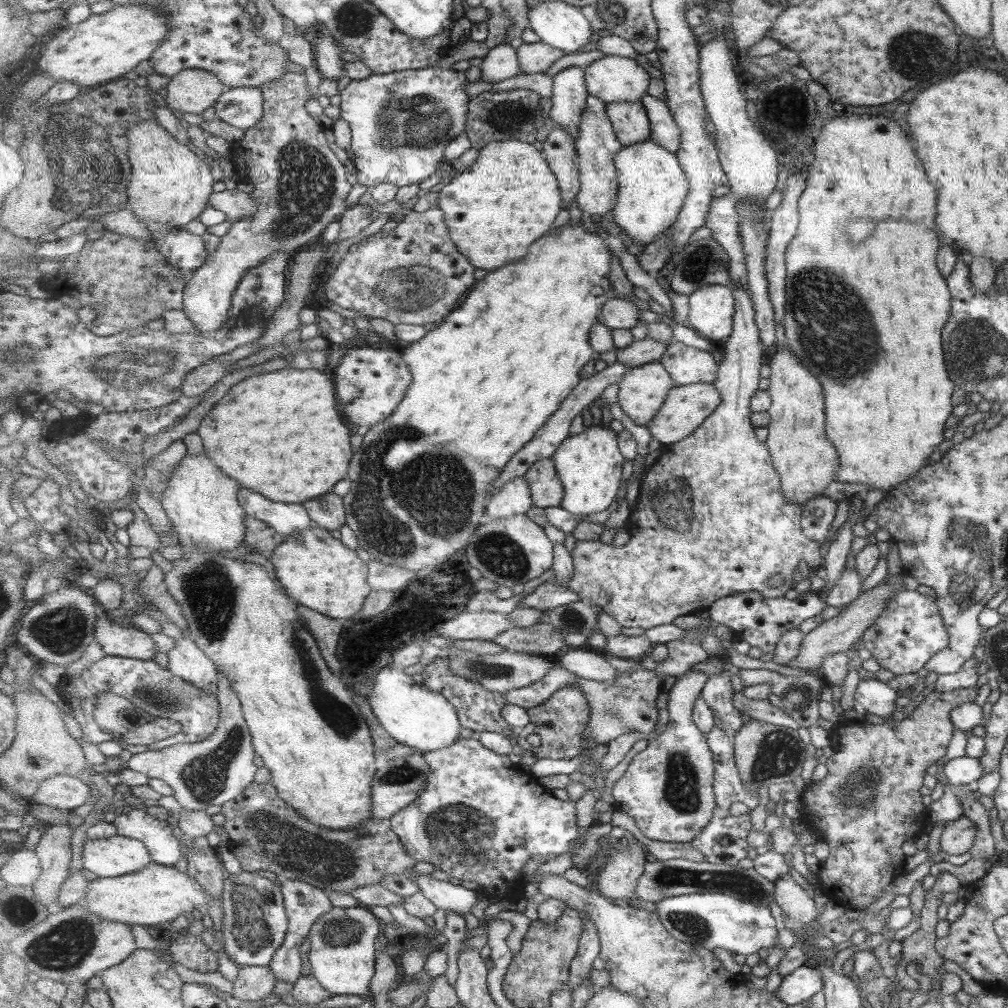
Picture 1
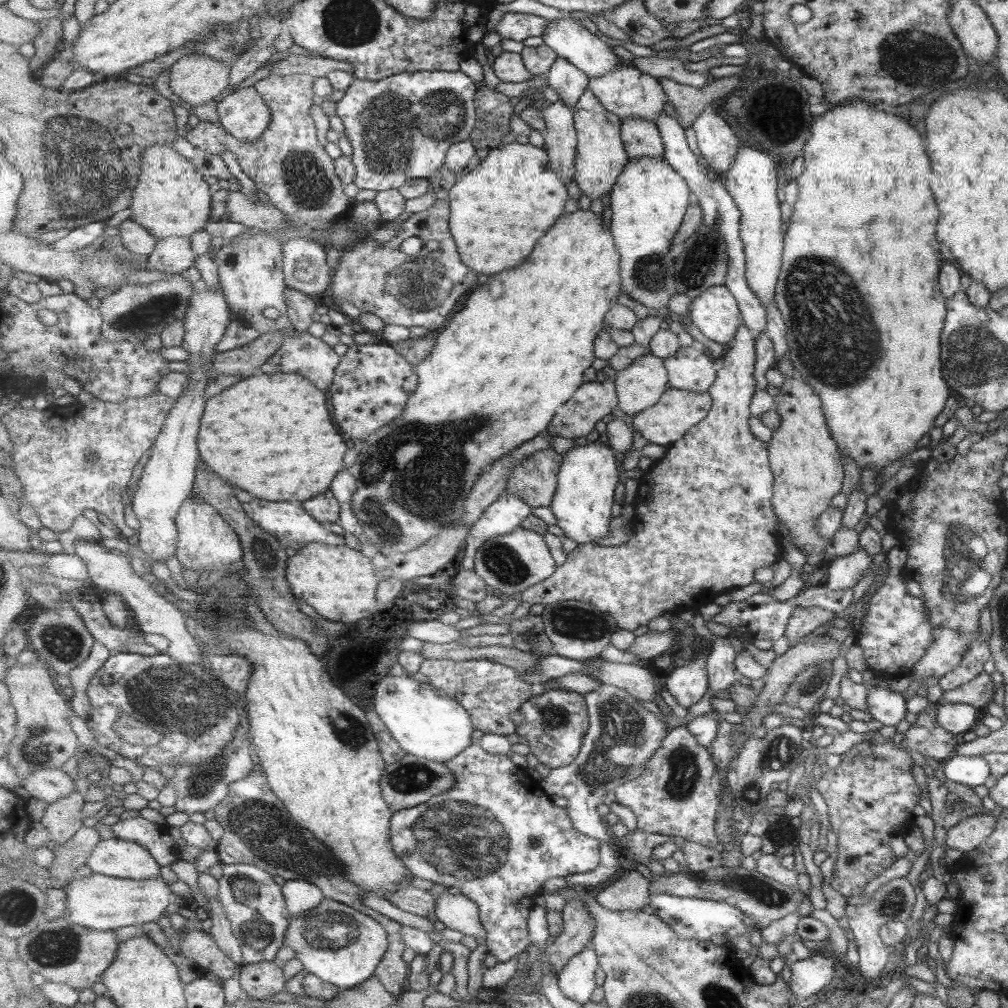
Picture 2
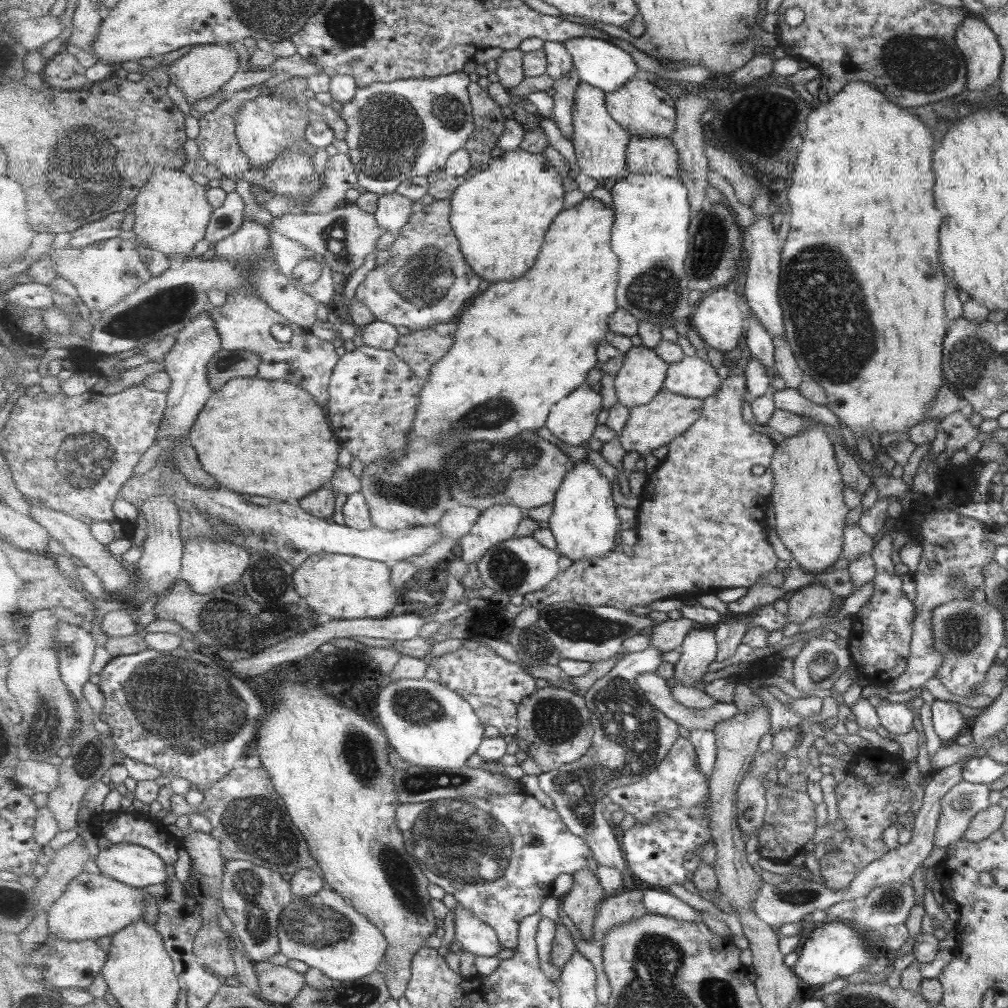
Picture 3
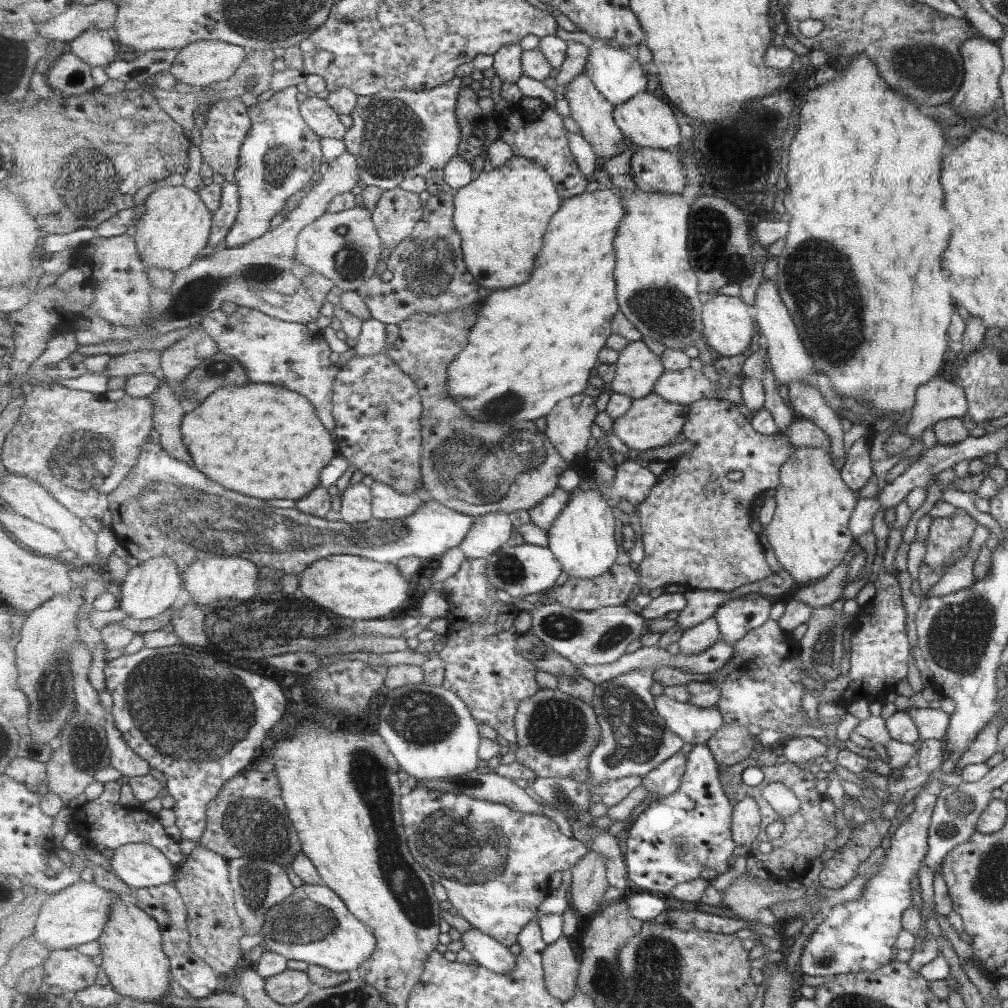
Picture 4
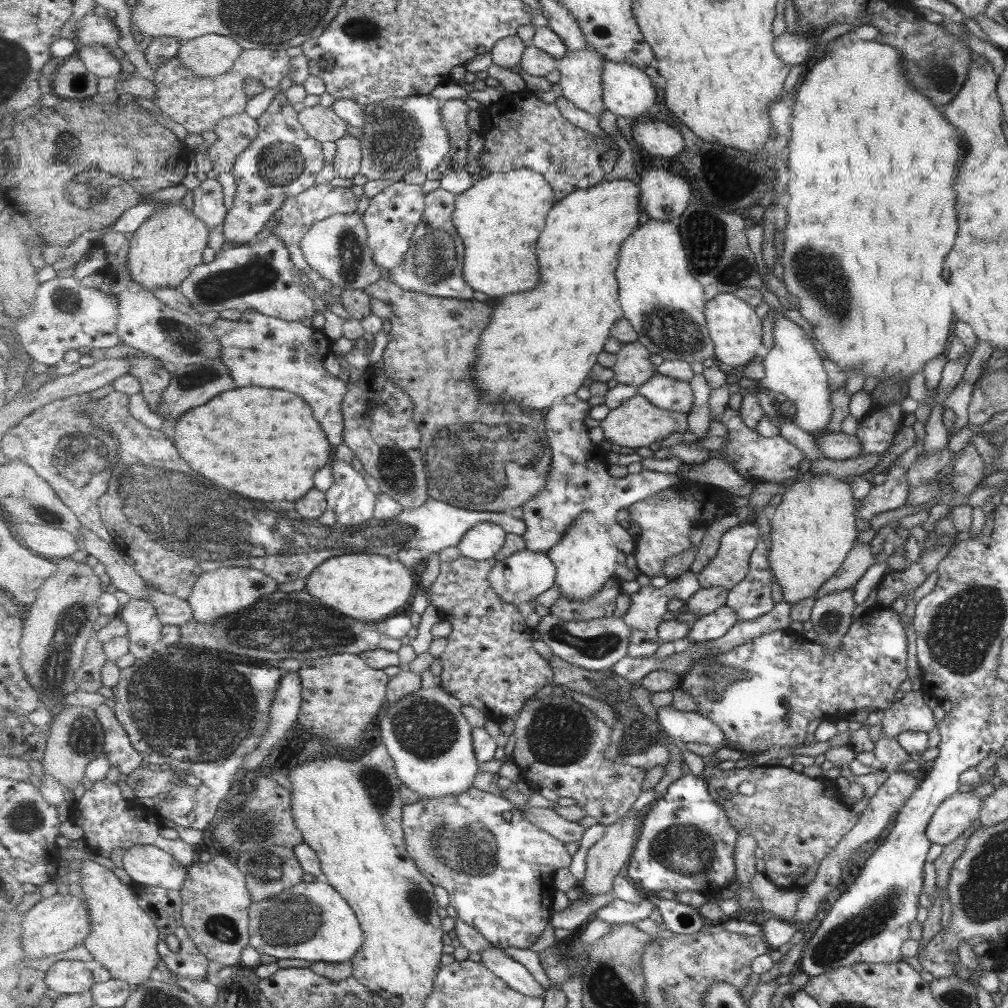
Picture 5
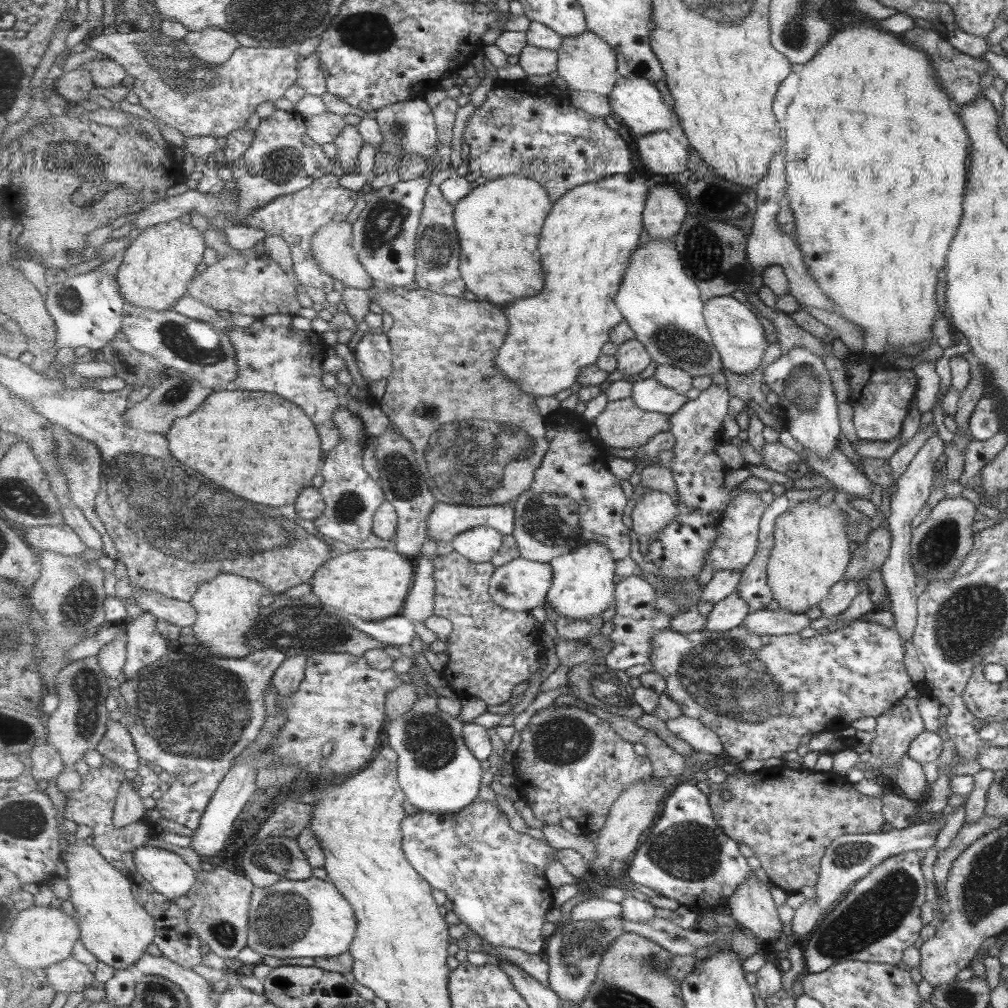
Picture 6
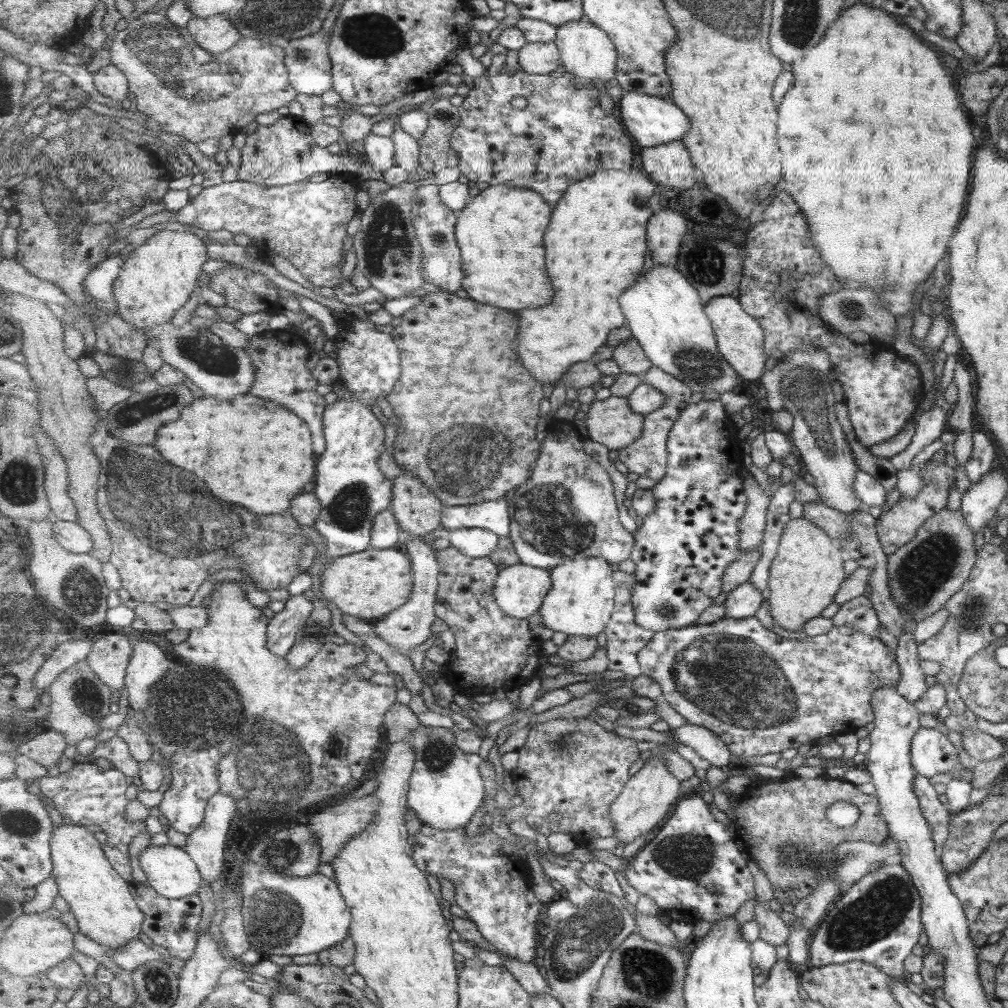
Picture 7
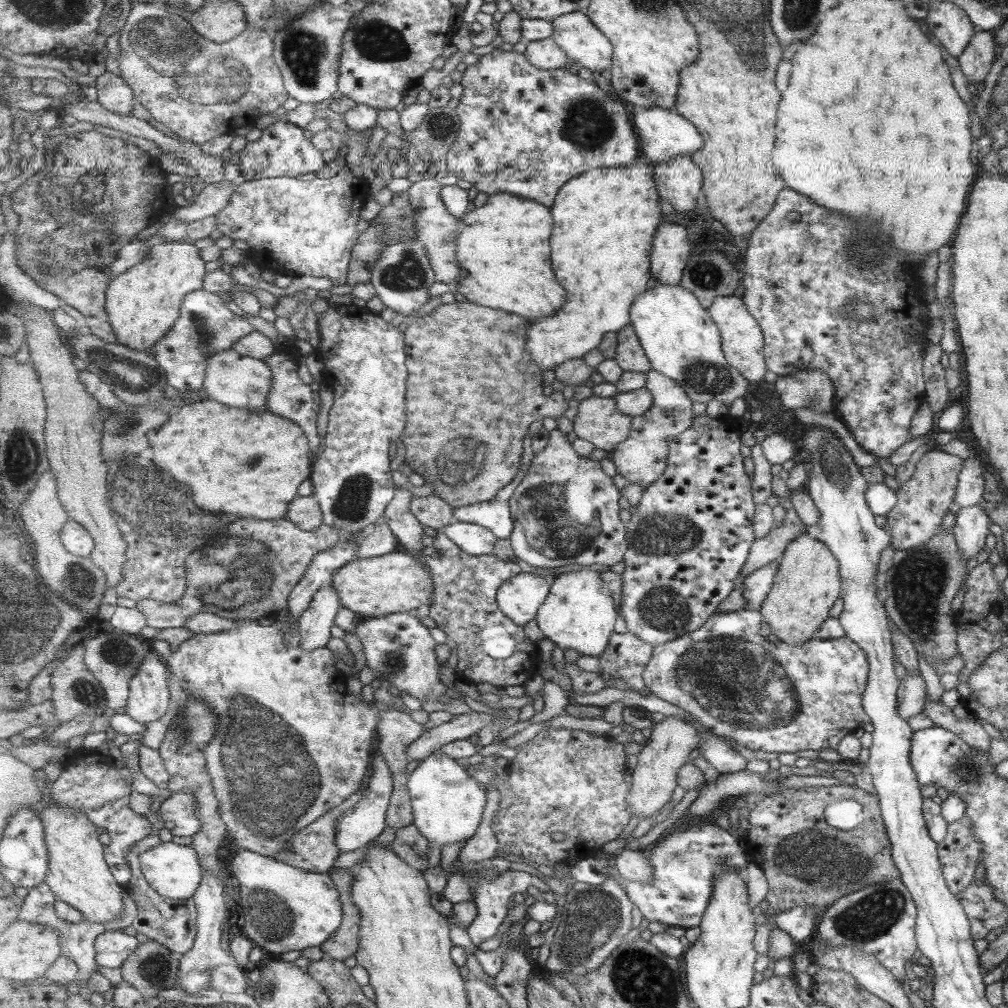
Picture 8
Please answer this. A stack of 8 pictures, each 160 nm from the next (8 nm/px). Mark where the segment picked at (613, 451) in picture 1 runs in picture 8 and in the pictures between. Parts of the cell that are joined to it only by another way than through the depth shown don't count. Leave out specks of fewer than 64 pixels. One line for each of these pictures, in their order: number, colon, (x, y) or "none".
2: (585, 502)
3: (585, 524)
4: (584, 539)
5: (586, 558)
6: (583, 588)
7: (582, 602)
8: (581, 612)

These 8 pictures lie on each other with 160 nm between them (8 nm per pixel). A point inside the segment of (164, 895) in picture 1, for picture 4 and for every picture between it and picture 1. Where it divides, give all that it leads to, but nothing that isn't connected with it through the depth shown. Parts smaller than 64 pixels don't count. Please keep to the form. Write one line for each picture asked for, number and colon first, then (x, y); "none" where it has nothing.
2: (96, 901)
3: (95, 905)
4: (78, 914)

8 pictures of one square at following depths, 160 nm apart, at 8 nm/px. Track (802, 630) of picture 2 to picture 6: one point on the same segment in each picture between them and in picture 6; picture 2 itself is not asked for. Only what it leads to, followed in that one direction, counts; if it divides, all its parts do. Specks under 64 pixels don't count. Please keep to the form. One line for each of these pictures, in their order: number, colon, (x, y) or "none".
3: (811, 599)
4: (823, 592)
5: (859, 559)
6: (869, 555)

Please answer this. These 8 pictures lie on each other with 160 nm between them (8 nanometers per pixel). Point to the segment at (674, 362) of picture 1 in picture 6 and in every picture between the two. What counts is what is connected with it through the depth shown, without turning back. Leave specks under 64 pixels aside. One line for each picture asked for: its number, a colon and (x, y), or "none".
2: (690, 369)
3: (694, 377)
4: (688, 386)
5: (664, 391)
6: (651, 395)

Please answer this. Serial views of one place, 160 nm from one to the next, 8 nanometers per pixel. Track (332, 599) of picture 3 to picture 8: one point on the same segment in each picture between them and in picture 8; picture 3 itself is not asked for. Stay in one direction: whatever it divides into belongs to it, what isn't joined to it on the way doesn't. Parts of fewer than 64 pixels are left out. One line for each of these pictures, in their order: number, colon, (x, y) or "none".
4: (352, 586)
5: (370, 587)
6: (372, 583)
7: (370, 585)
8: (396, 583)

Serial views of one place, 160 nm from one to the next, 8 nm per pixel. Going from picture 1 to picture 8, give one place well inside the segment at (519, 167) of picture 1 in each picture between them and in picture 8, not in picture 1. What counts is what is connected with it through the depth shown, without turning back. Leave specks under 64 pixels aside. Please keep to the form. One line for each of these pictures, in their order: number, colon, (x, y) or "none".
2: (500, 211)
3: (501, 216)
4: (502, 217)
5: (501, 218)
6: (500, 223)
7: (501, 231)
8: (504, 247)

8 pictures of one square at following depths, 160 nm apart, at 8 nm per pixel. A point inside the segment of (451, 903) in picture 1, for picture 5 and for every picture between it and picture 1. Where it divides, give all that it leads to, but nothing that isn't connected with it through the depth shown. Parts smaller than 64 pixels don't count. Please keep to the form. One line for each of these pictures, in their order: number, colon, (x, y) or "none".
2: (458, 912)
3: (476, 936)
4: (488, 952)
5: (516, 975)

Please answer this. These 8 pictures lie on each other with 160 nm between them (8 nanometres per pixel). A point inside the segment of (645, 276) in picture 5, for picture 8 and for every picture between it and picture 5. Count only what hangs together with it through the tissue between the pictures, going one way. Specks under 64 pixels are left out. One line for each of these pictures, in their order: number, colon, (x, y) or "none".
6: (663, 305)
7: (665, 312)
8: (681, 339)

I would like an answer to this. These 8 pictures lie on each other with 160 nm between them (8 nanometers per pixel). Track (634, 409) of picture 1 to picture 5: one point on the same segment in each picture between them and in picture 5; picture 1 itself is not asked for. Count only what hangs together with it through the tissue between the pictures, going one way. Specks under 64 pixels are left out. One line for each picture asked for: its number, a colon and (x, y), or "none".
2: (641, 386)
3: (642, 378)
4: (638, 369)
5: (633, 367)

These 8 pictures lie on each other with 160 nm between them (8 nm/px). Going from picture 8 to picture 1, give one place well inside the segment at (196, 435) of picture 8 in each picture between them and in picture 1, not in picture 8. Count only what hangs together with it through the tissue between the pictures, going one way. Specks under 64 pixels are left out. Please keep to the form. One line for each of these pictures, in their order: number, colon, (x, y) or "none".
1: (281, 433)
2: (271, 434)
3: (269, 438)
4: (264, 440)
5: (265, 443)
6: (264, 447)
7: (256, 453)

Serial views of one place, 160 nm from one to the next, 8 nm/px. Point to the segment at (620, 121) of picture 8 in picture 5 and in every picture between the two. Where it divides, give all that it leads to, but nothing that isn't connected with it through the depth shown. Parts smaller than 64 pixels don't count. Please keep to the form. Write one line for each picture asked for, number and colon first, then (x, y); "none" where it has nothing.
5: (520, 131)
6: (521, 129)
7: (563, 135)

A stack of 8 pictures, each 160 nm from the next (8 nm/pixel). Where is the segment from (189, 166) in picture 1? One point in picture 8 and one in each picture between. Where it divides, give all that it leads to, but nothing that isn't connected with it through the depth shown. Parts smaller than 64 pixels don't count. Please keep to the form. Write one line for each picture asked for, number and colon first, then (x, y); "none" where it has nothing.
2: (173, 198)
3: (173, 213)
4: (176, 225)
5: (163, 252)
6: (162, 260)
7: (158, 278)
8: (144, 303)

